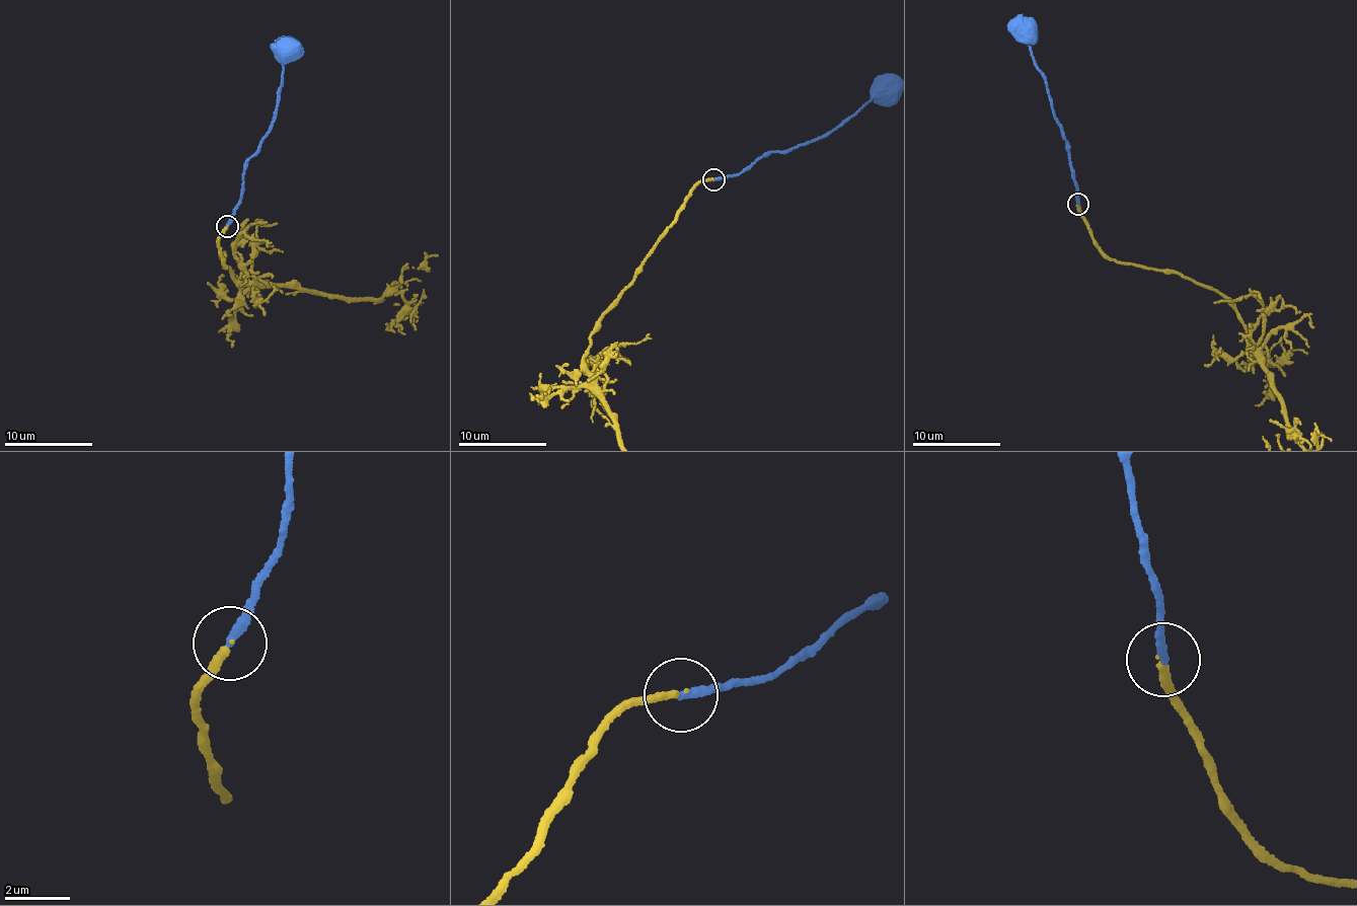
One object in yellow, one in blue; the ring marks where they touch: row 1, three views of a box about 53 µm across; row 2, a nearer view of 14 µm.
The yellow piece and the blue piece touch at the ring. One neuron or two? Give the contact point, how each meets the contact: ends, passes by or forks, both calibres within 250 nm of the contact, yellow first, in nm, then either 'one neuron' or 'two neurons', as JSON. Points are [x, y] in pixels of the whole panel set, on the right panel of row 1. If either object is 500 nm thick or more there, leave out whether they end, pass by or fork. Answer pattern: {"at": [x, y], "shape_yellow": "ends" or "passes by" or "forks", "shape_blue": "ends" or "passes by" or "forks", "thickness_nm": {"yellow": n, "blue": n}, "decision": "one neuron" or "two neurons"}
{"at": [1078, 204], "shape_yellow": "ends", "shape_blue": "ends", "thickness_nm": {"yellow": 240, "blue": 280}, "decision": "two neurons"}

